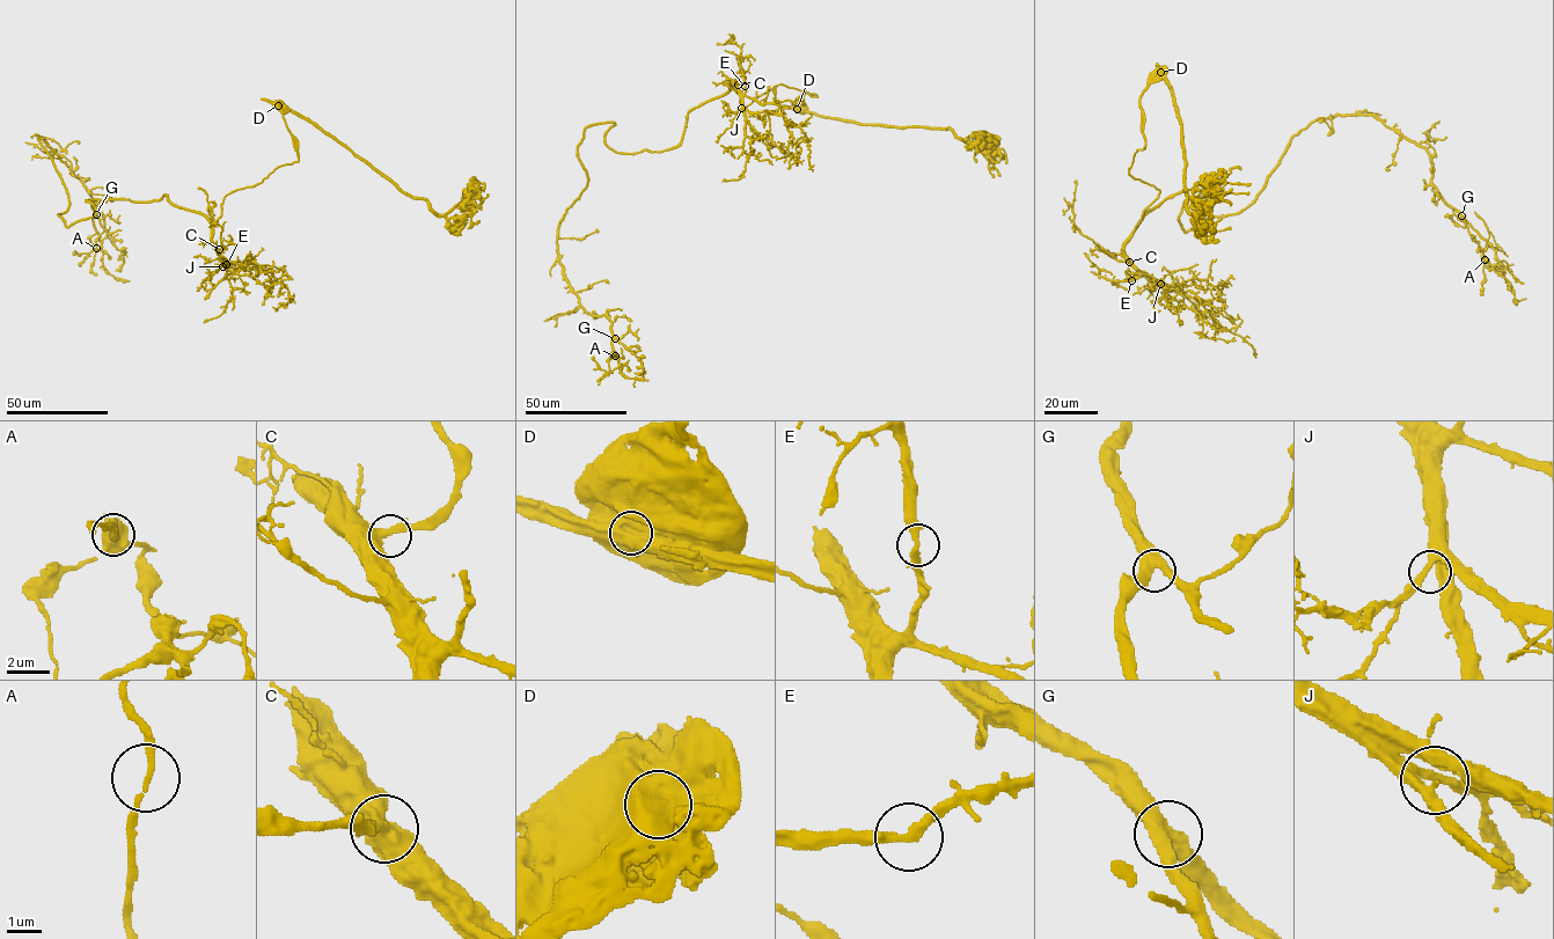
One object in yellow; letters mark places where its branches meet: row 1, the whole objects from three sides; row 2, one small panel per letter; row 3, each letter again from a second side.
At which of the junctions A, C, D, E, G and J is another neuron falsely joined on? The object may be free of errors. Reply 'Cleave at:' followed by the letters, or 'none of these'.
Cleave at: D

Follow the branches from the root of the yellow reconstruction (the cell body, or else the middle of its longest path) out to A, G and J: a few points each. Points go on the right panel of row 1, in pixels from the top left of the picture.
A: (1158, 74), (1134, 230), (1185, 190), (1219, 196), (1185, 232), (1237, 213), (1312, 123), (1372, 115), (1485, 259)
G: (1158, 74), (1134, 230), (1185, 190), (1219, 196), (1185, 232), (1239, 213), (1336, 115), (1422, 146), (1461, 215)
J: (1158, 74), (1140, 98), (1145, 146), (1135, 153), (1129, 174), (1159, 192), (1144, 211), (1123, 254), (1160, 284)

